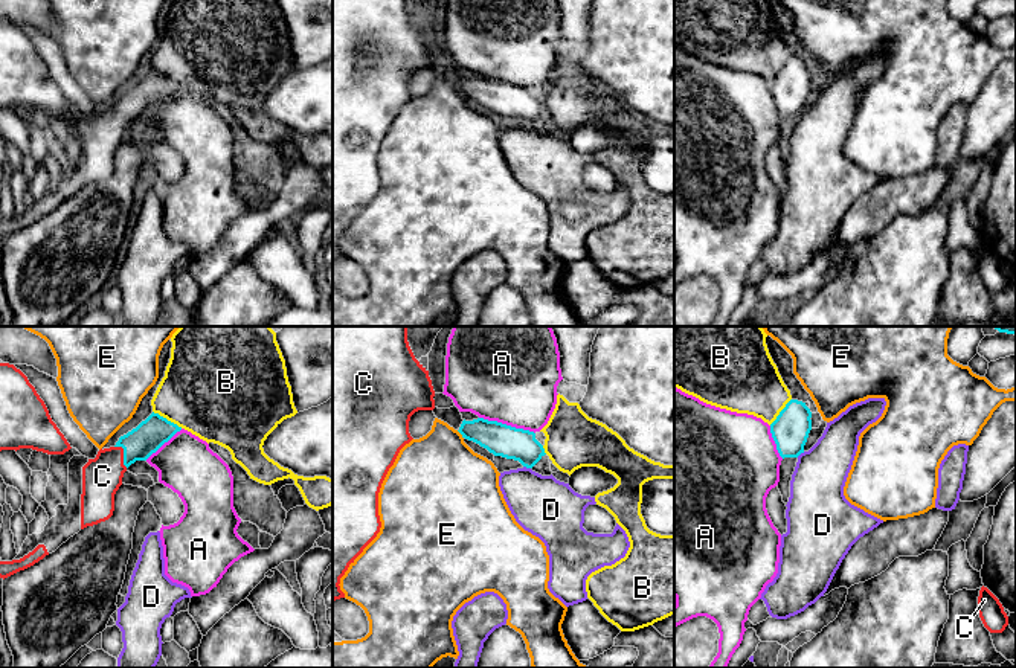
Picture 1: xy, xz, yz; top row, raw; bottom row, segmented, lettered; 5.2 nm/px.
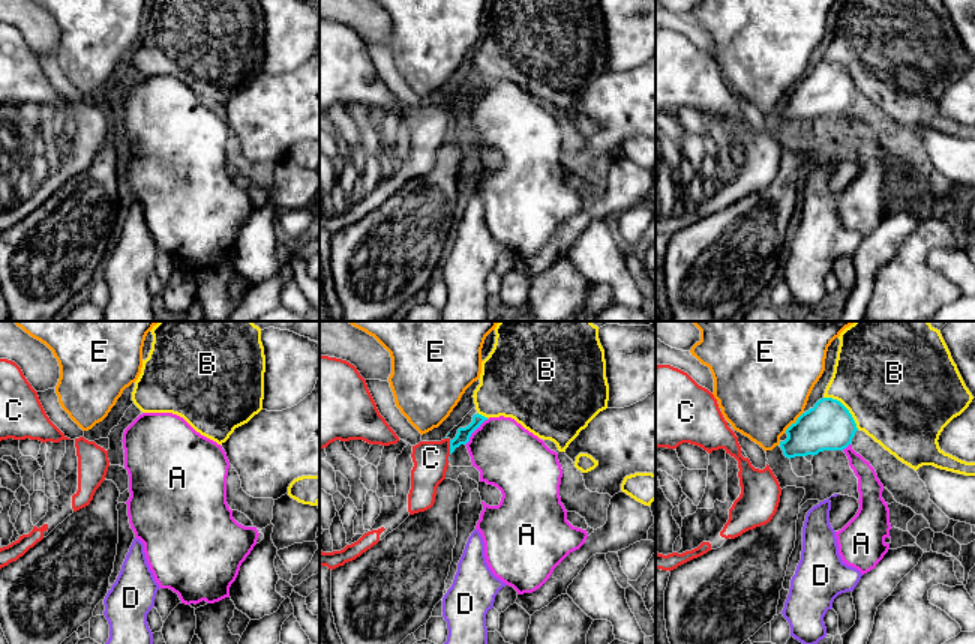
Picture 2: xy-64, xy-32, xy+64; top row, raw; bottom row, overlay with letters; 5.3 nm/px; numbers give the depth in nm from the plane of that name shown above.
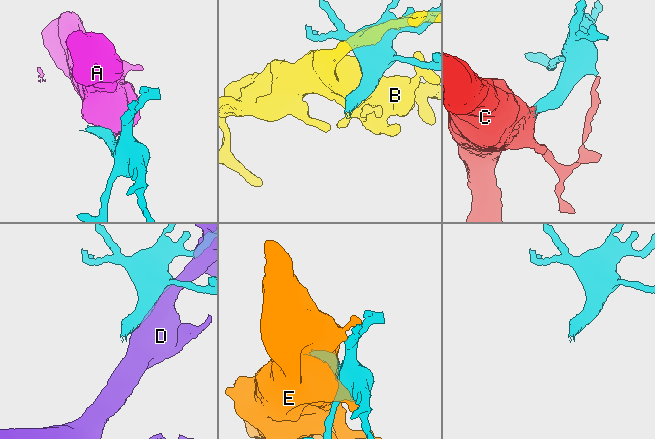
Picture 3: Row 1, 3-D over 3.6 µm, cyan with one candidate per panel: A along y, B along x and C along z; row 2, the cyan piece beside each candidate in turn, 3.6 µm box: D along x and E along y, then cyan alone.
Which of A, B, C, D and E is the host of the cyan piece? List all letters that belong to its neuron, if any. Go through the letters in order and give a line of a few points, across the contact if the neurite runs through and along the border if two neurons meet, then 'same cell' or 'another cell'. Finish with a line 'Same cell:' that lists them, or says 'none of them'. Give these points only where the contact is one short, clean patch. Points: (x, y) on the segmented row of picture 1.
A: line xz (479, 417), (528, 429), (534, 433); another cell
B: another cell
C: same cell
D: another cell
E: another cell
Same cell: C

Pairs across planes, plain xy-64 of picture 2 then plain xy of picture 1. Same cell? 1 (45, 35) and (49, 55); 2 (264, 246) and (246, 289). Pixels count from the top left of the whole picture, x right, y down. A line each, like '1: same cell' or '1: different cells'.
1: different cells
2: different cells

